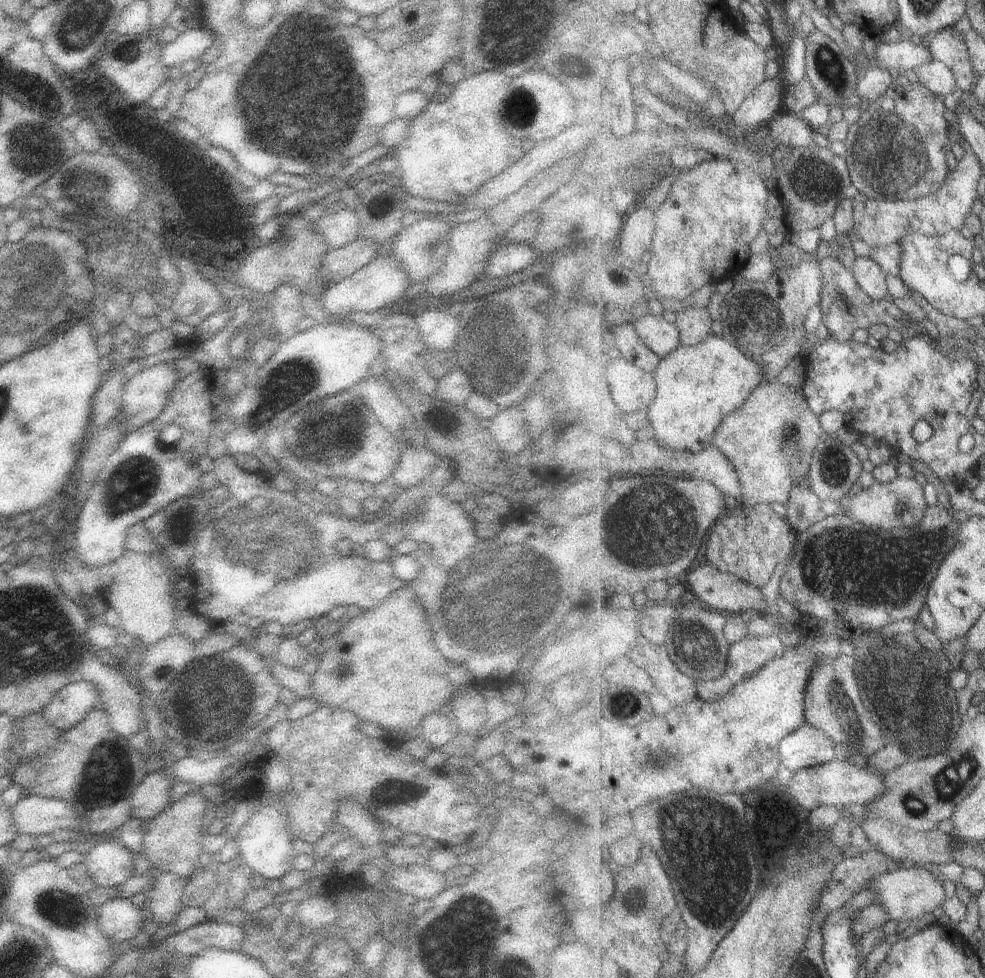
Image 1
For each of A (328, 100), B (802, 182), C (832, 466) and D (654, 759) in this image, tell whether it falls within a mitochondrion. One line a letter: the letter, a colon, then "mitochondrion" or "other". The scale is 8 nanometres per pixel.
A: mitochondrion
B: mitochondrion
C: mitochondrion
D: mitochondrion

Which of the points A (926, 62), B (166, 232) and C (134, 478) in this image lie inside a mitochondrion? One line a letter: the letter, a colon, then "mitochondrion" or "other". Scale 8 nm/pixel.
A: other
B: other
C: mitochondrion

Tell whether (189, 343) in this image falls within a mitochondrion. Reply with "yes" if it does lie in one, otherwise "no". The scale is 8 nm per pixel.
no

